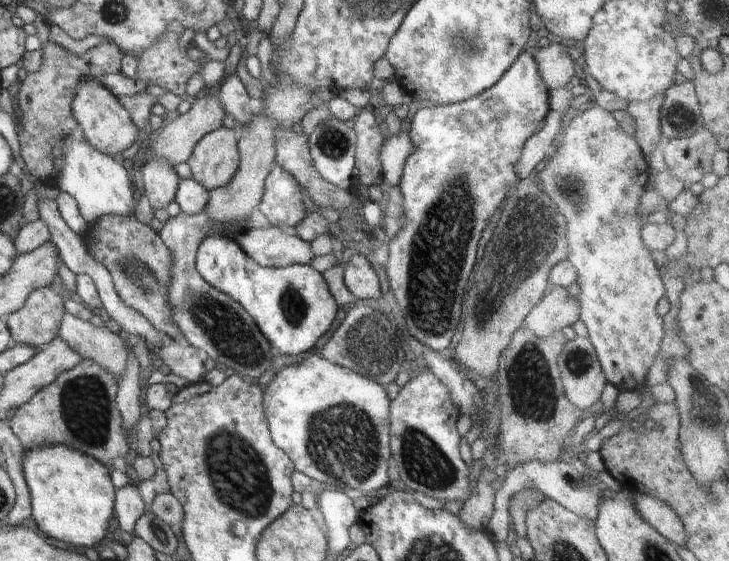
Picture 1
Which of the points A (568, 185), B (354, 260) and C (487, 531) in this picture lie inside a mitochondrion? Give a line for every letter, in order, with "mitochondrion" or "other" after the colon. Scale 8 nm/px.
A: mitochondrion
B: other
C: other

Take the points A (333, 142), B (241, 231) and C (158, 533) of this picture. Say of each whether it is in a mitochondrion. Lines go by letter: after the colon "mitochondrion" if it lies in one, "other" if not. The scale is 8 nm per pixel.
A: mitochondrion
B: other
C: mitochondrion

